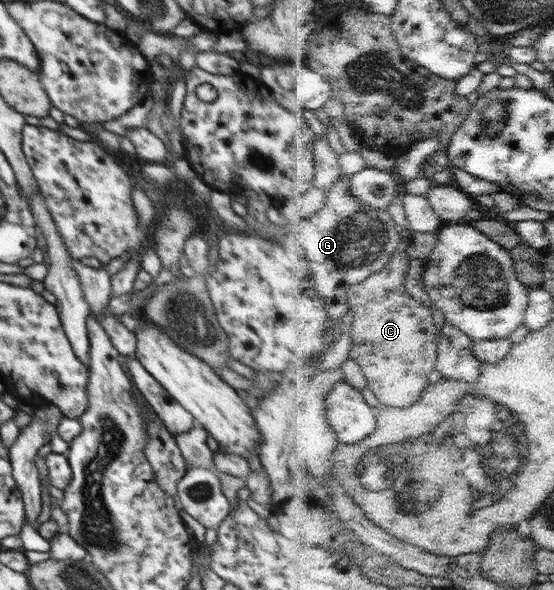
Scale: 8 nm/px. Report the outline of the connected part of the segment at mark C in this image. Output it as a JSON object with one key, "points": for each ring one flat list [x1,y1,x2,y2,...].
{"points":[[398,250,384,270,374,273,364,282,349,286,347,294,351,308,355,312,353,324,353,349,351,356,364,369,368,386,376,394,381,403,396,408,410,408,418,402,430,384,430,374,437,368,439,359,439,334,434,314,428,306,418,302,408,293,406,276,410,270,412,258,406,250]]}

